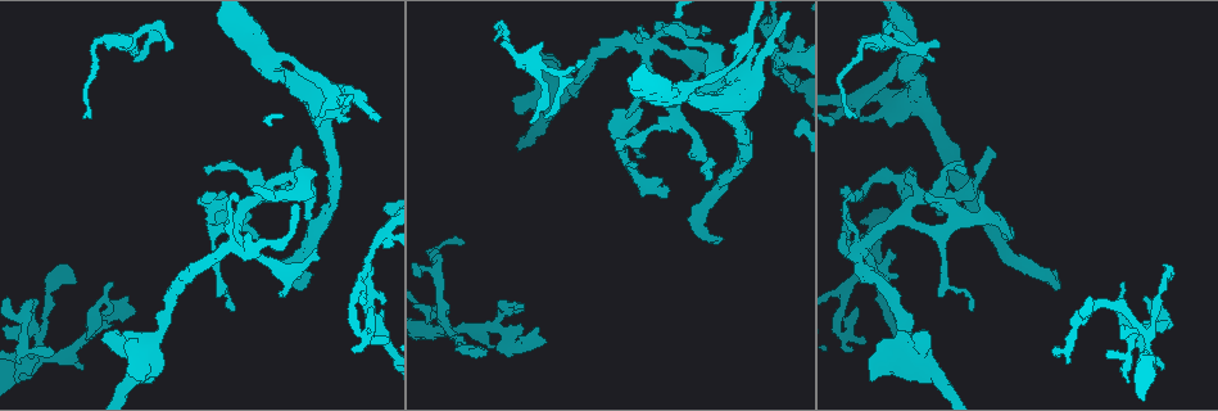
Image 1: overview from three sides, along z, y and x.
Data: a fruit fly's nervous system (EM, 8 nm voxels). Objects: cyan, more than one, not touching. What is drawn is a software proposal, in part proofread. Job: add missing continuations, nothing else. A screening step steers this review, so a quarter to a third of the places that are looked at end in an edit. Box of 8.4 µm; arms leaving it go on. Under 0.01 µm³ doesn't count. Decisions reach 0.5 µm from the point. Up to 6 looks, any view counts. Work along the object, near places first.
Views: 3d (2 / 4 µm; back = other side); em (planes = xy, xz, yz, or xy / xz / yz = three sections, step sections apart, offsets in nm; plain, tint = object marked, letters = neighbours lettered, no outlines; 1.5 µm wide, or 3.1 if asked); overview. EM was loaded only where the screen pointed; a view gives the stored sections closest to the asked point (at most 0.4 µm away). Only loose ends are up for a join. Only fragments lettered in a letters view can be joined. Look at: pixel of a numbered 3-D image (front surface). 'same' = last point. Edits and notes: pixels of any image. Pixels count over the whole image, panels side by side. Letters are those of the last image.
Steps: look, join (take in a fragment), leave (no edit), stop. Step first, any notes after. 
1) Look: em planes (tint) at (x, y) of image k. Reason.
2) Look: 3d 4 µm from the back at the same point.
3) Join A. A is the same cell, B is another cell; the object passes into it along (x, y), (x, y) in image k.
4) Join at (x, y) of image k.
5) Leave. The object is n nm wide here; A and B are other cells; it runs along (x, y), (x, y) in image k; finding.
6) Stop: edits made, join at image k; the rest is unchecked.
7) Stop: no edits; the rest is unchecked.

Look: em xz step 4 (tint) at (1054, 276) of image 1. Branch stops here.

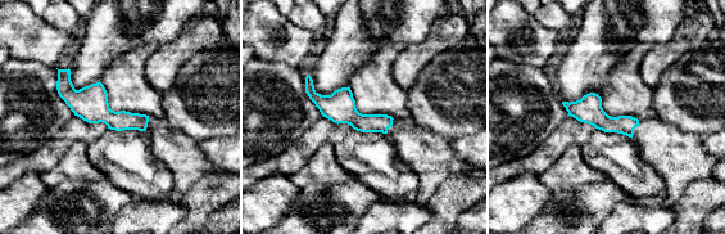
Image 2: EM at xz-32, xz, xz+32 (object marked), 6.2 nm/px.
Look: em xz step 4 (letters) at the same point. See the neighbours.

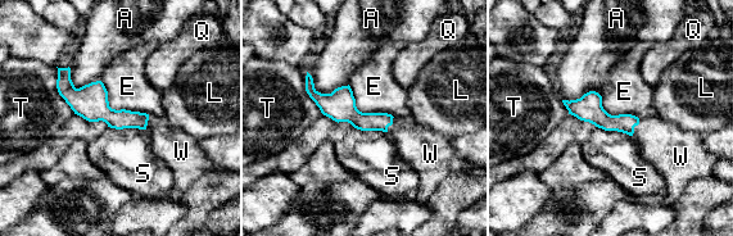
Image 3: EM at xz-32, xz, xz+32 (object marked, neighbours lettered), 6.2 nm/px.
Join W. The longest contact is with E, 380 nm; W is the same cell, A, E, L, Q, S and T are other cells; the object passes into it along (597, 116), (634, 126), (665, 145) in image 3; it goes on there.

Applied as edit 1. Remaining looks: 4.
Look: overview.

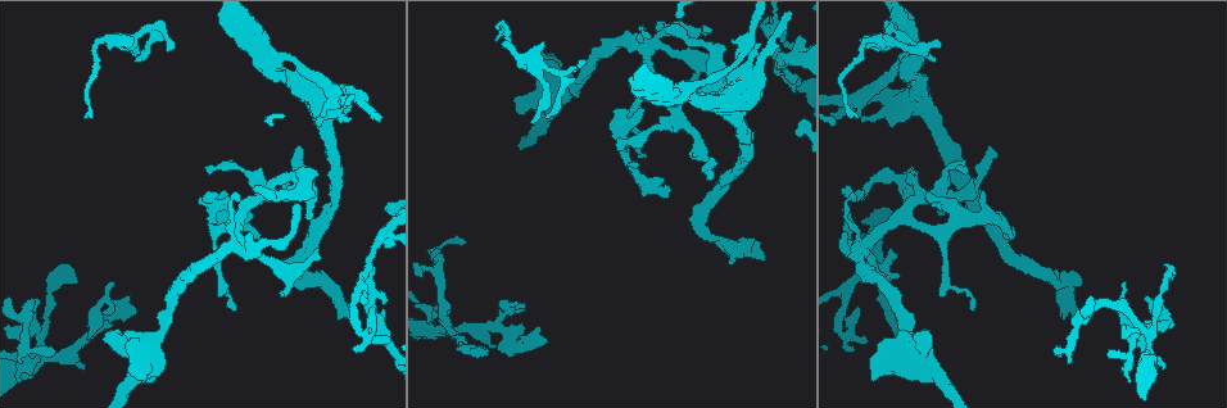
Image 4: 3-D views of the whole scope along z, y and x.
Look: em xz step 4 (tint) at (941, 45) of image 4. Thin end.

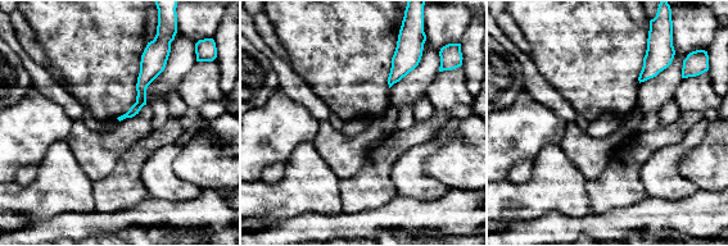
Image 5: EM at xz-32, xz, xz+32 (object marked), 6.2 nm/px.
Look: em planes (letters) at the same point. Cut it another way.

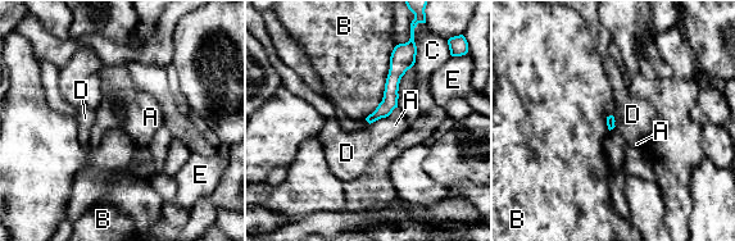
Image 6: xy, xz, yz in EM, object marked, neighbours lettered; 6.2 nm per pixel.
Leave. A, B, C, D and E are other cells; none of them fits.

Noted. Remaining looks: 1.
Stop: edits made, join at image 3; the rest is unchecked.

